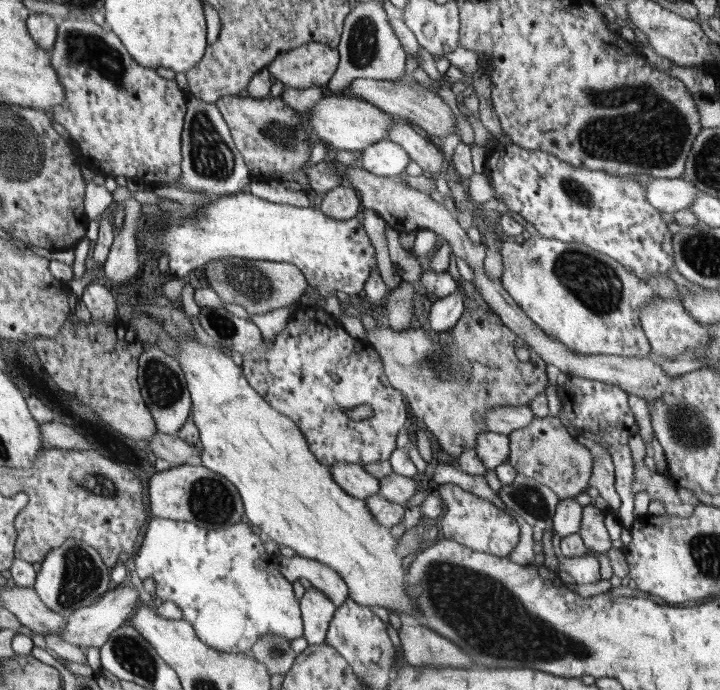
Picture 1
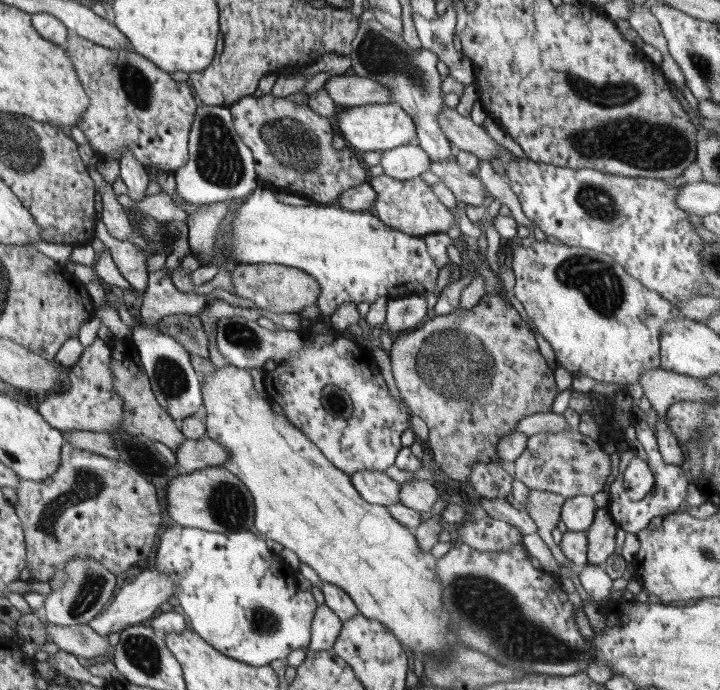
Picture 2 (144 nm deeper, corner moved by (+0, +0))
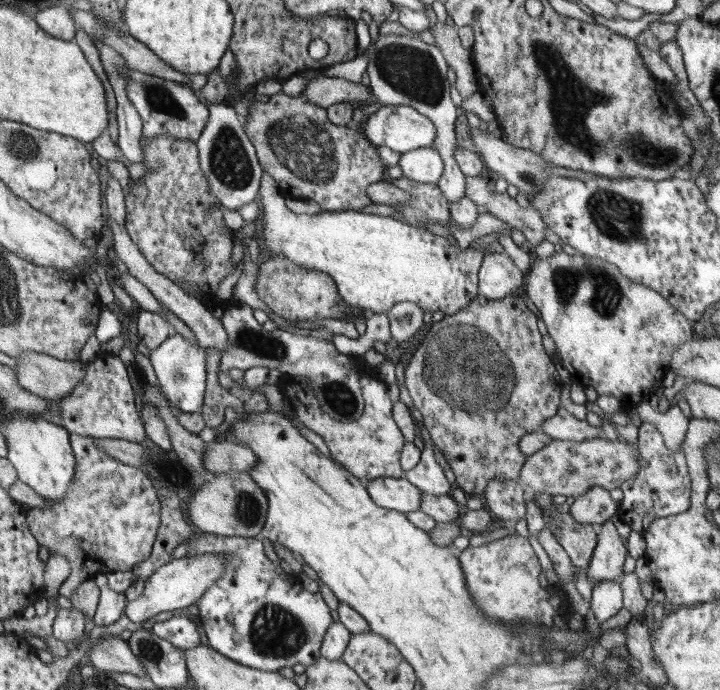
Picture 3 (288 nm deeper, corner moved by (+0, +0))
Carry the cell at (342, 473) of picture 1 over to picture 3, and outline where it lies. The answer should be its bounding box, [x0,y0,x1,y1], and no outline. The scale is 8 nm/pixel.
[365,476,425,514]

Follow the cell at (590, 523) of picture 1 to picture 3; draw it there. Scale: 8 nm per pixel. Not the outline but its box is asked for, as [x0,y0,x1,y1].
[585,520,627,584]

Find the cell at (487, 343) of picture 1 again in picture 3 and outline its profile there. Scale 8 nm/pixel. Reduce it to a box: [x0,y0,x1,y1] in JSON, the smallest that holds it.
[405,296,563,494]

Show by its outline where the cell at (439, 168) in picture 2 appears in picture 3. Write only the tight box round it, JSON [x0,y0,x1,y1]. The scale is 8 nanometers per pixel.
[465,176,549,246]

